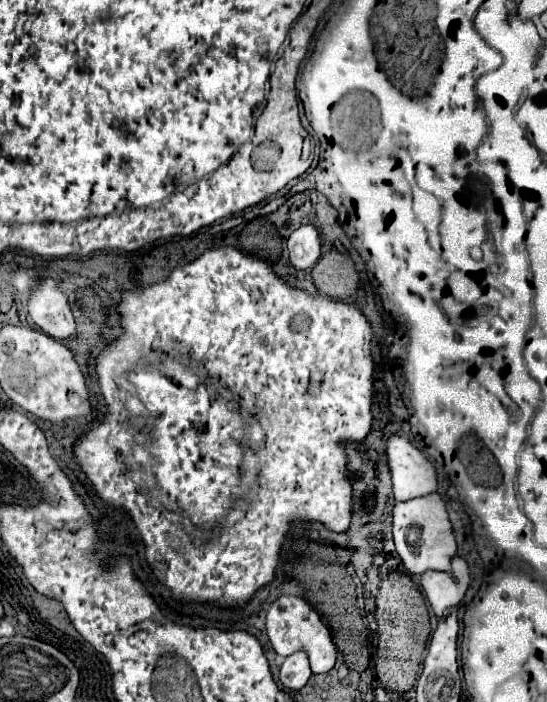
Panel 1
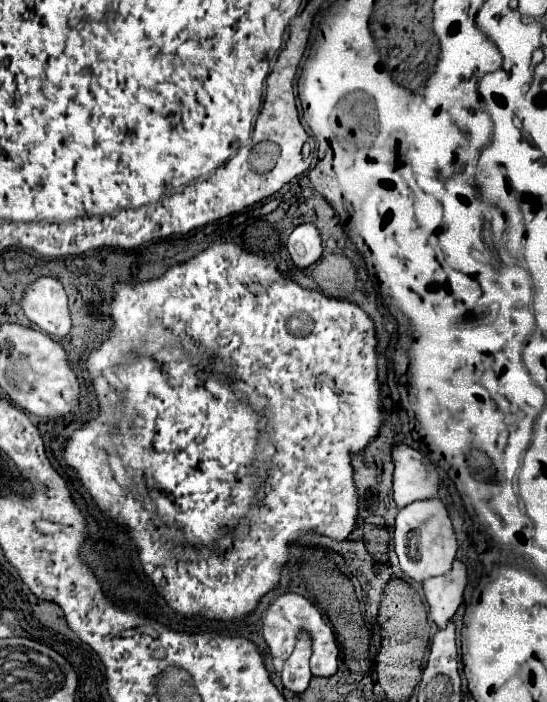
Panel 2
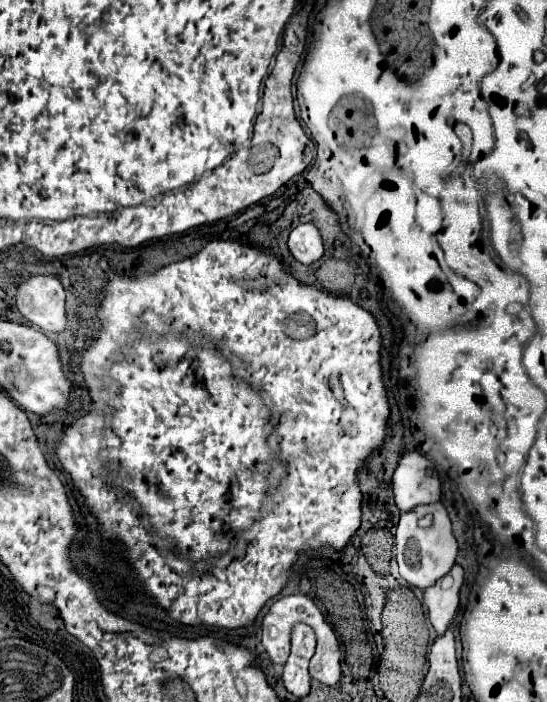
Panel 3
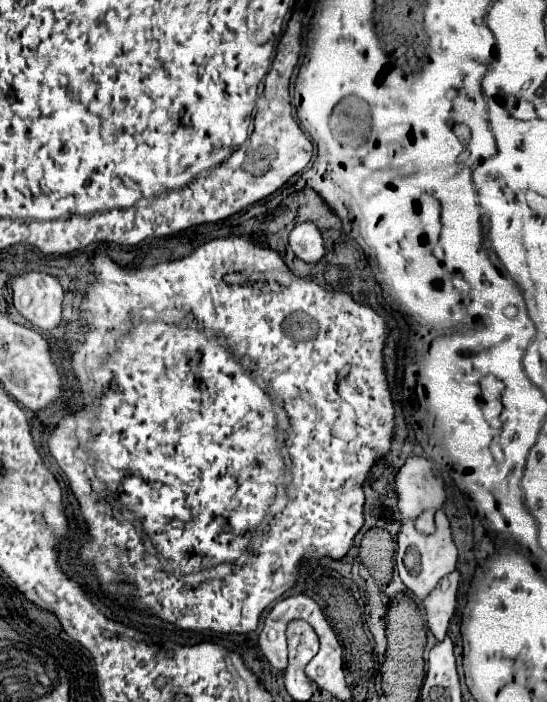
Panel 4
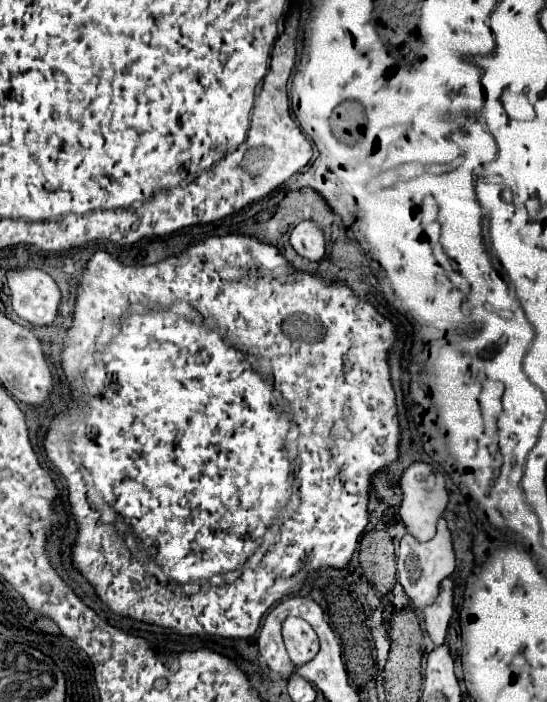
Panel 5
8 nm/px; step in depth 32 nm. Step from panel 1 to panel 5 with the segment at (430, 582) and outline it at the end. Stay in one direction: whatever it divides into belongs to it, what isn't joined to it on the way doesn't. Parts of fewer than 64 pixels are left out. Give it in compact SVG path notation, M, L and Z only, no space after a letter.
M448 576L448 580L444 580L444 584L440 586L440 592L438 592L434 604L424 610L424 632L432 640L434 648L444 644L448 622L454 614L452 588L454 588L454 582L452 582L452 576Z

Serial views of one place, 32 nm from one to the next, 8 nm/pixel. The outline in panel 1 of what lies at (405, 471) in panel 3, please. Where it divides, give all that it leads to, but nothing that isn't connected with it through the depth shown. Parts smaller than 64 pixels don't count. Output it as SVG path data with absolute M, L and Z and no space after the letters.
M392 436L386 450L394 482L394 500L406 502L436 492L438 478L434 466L404 436Z

